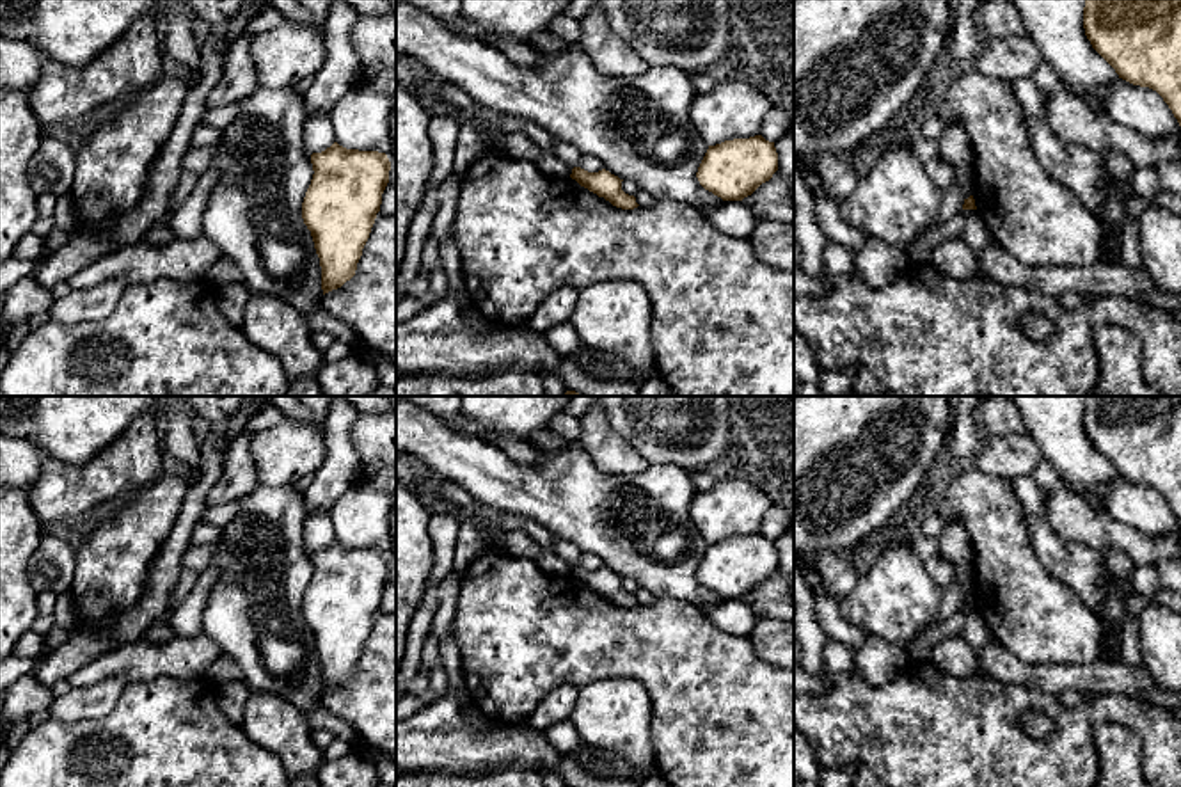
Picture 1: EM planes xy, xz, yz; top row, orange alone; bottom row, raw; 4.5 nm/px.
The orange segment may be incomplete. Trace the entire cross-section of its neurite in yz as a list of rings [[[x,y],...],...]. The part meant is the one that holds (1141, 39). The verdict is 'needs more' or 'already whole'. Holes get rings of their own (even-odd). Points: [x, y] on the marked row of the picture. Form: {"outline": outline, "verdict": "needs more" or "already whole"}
{"outline": [[[1085,0],[1083,28],[1119,78],[1156,91],[1181,126],[1181,0]]], "verdict": "already whole"}

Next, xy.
{"outline": [[[334,142],[311,155],[313,179],[302,203],[321,266],[323,295],[355,275],[382,194],[389,183],[385,153],[346,149]]], "verdict": "already whole"}

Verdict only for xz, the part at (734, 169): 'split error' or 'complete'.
complete

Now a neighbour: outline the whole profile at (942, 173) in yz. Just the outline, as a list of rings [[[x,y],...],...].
[[[936,155],[927,162],[923,162],[923,165],[925,165],[927,176],[941,192],[945,192],[955,181],[954,165],[945,158]]]

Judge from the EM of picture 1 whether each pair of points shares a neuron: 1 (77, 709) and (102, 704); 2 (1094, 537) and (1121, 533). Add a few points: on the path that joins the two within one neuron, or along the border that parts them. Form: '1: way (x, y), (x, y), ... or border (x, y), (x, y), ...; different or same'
1: way (82, 704), (96, 704); same
2: way (1101, 533), (1114, 533); same

